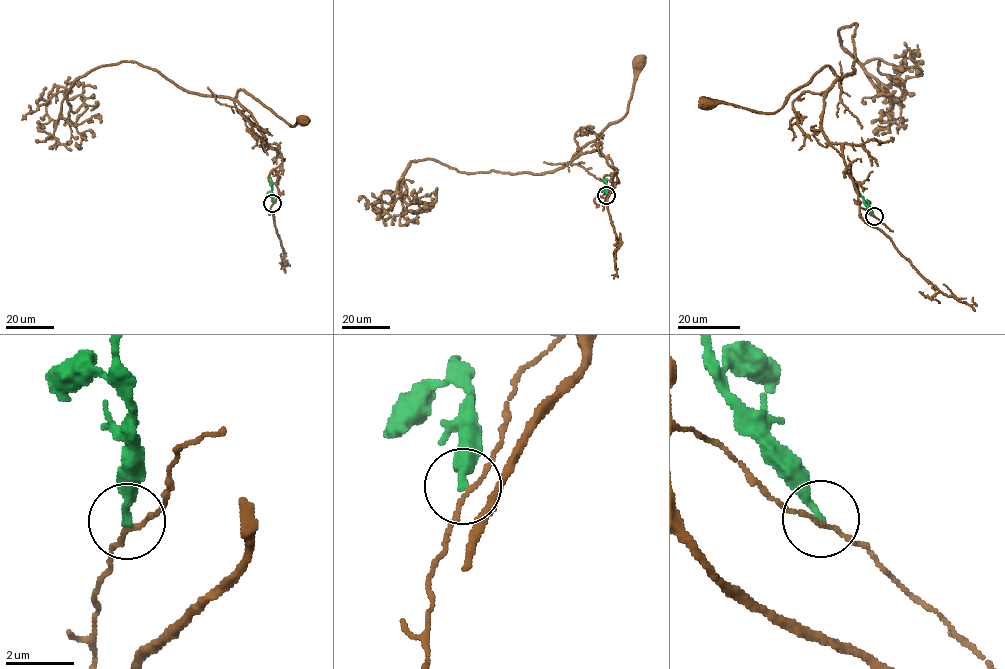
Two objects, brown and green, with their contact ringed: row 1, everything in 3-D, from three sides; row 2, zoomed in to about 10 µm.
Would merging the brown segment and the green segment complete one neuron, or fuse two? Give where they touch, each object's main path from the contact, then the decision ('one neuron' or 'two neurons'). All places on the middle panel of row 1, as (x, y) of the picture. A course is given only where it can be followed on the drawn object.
place (606, 195); course brown (607, 195), (616, 171), (607, 158), (600, 151), (572, 157), (626, 113), (639, 61); course green (606, 195), (606, 182), (602, 179); two neurons

